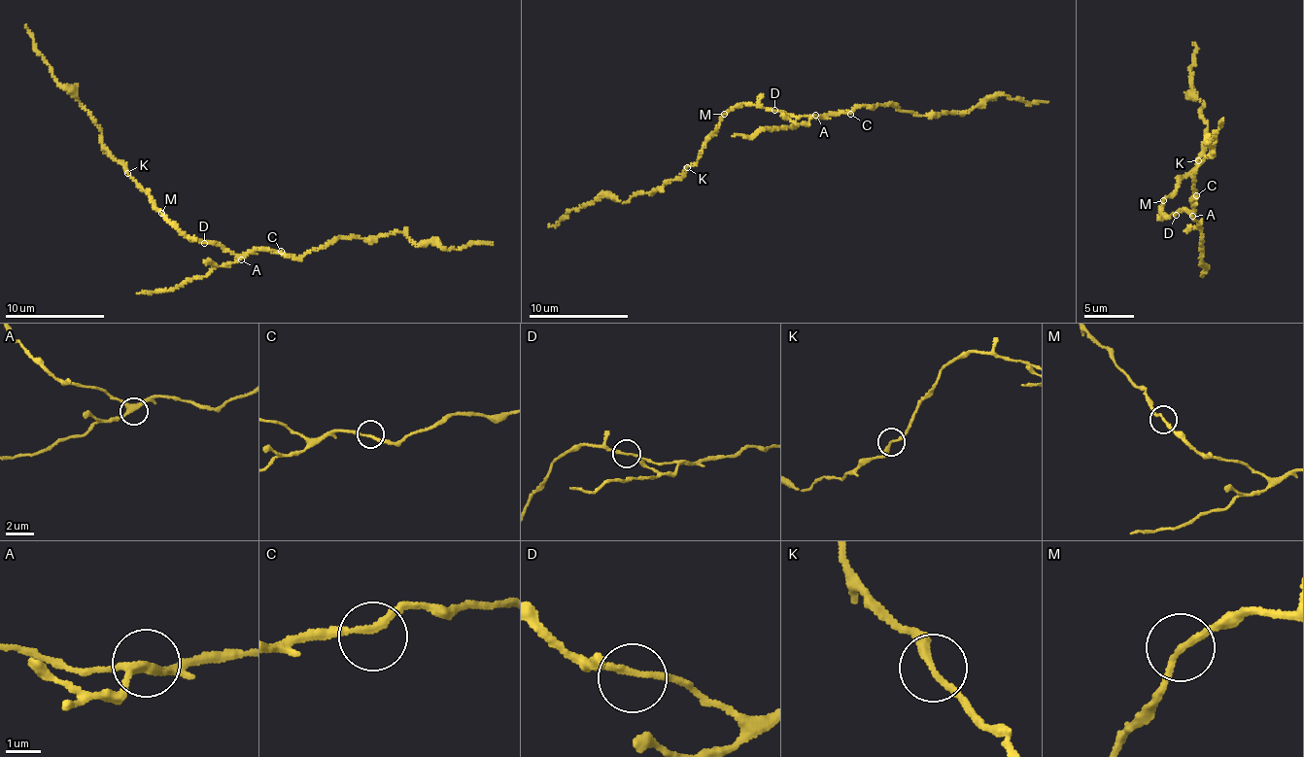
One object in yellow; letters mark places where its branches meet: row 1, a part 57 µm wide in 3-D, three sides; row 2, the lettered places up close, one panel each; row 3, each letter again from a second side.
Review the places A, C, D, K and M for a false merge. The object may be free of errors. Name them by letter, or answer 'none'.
K

